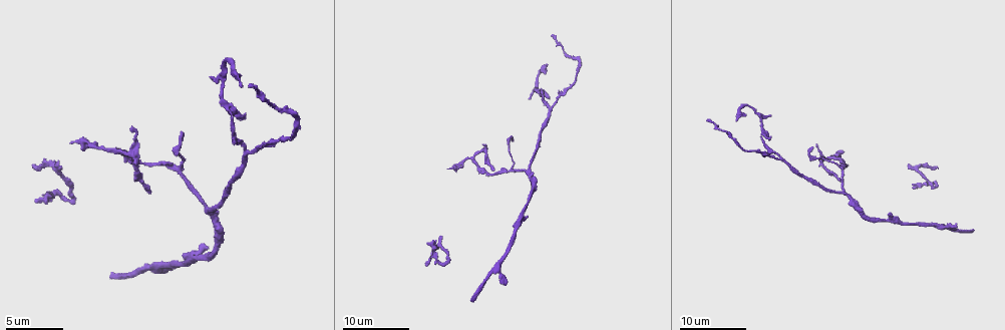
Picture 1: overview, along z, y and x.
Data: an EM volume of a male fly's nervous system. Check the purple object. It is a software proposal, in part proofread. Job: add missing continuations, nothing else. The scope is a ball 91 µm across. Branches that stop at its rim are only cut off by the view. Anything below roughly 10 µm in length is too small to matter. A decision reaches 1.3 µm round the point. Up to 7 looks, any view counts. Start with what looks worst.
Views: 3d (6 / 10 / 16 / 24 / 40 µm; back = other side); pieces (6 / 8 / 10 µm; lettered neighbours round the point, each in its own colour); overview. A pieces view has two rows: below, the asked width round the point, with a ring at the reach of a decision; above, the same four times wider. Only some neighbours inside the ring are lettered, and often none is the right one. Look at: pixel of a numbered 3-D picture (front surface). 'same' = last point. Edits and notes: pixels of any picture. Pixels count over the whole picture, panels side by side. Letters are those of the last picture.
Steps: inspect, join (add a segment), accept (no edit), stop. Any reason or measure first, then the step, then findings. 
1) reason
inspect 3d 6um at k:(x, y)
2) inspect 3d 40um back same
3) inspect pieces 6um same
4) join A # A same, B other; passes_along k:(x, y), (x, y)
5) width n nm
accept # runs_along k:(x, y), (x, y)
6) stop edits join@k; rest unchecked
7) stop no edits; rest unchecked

long arm stops here
inspect 3d 24um at 1:(553, 34)

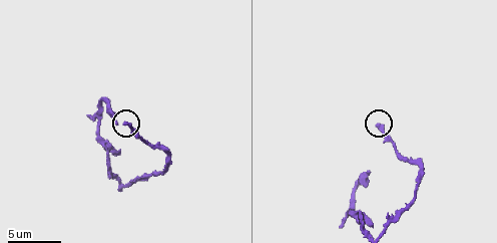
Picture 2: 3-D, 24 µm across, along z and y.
inspect pieces 10um at 2:(375, 126)

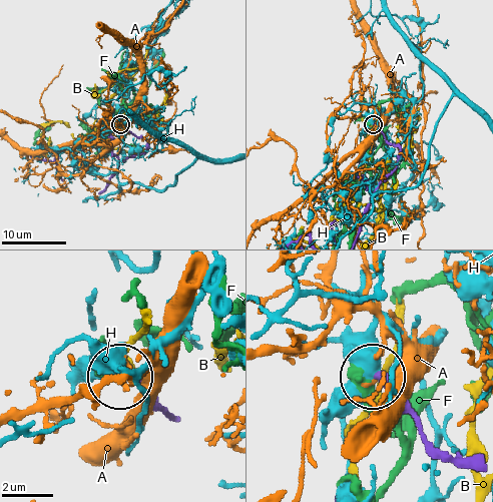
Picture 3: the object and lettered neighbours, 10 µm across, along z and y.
width 250 nm
accept # A other, B other, F other, H other; runs_along 3:(462, 467), (443, 457), (374, 381); none of them fits

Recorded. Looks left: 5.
branch stops here
inspect 3d 16um at 1:(148, 192)

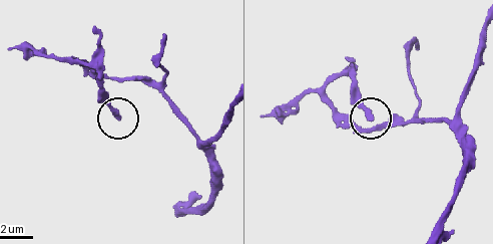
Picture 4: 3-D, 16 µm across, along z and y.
inspect pieces 10um at 4:(119, 117)

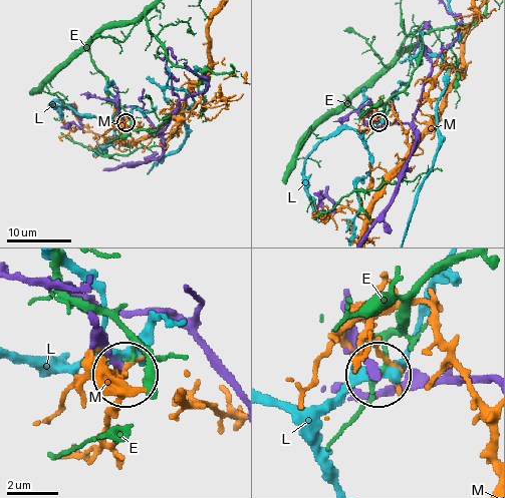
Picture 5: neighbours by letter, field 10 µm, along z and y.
accept # E other, L other, M other; none of them fits

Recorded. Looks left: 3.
an open end
inspect pieces 8um at 2:(116, 124)

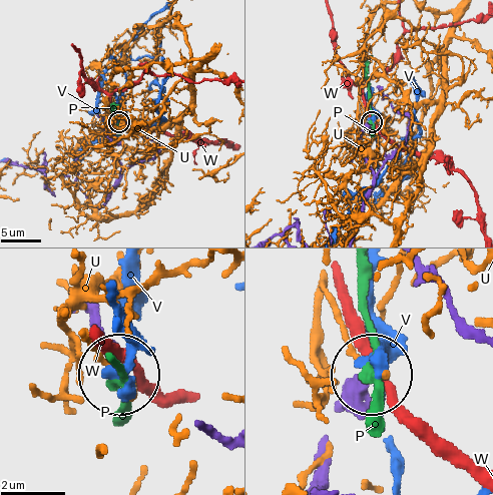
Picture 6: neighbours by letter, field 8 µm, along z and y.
accept # P other, U other, V other, W other; none of them fits

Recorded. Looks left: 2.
free end
inspect 3d 24um at 1:(504, 282)

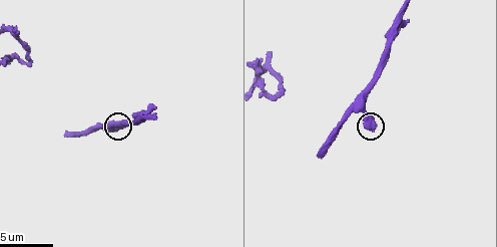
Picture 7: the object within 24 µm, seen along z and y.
inspect pieces 6um at 7:(371, 130)

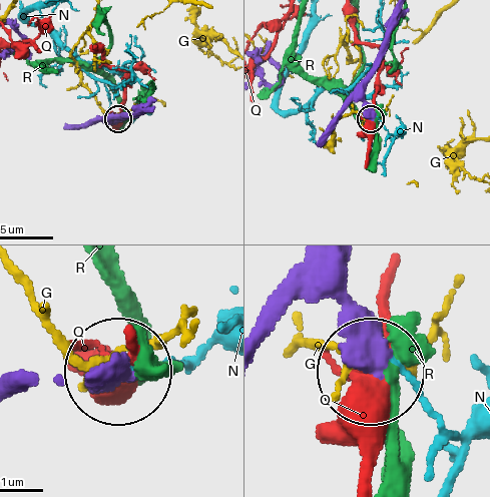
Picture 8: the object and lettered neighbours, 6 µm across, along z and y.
width 450 nm
accept # G other, N other, Q other, R other; runs_along 8:(346, 267), (346, 343), (364, 371); no lettered segment goes on from it

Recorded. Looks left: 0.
stop no edits; rest unchecked

